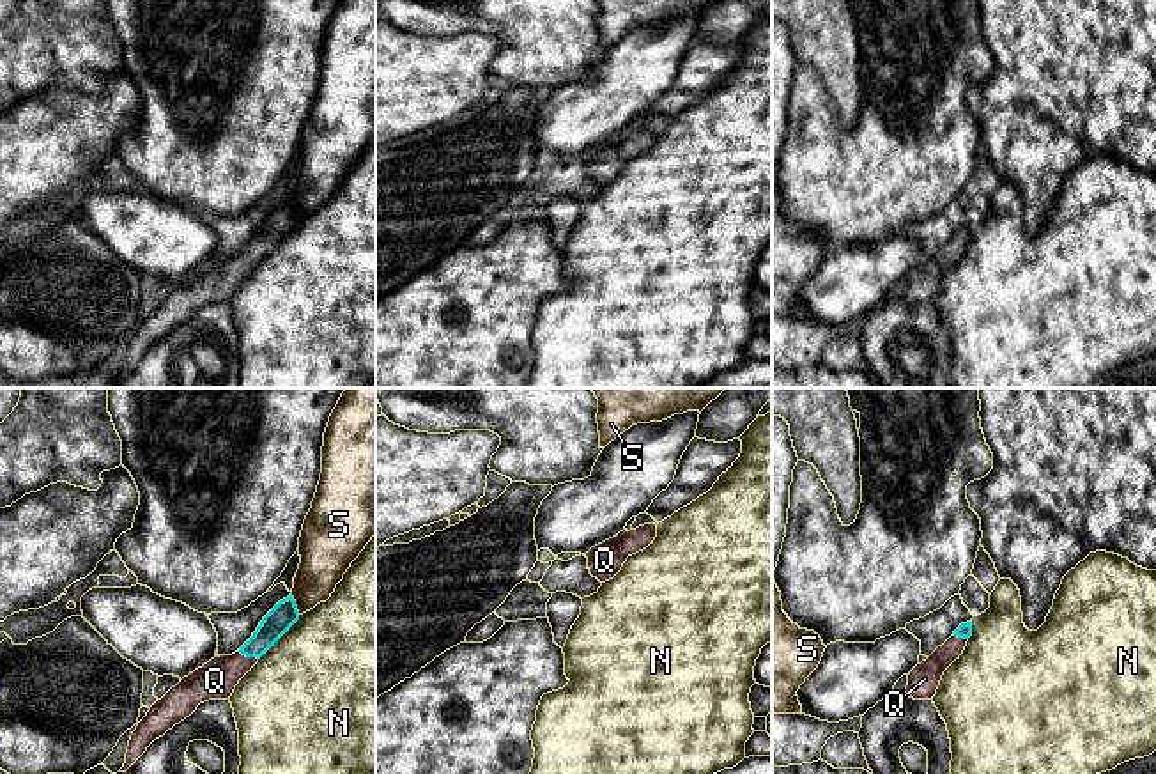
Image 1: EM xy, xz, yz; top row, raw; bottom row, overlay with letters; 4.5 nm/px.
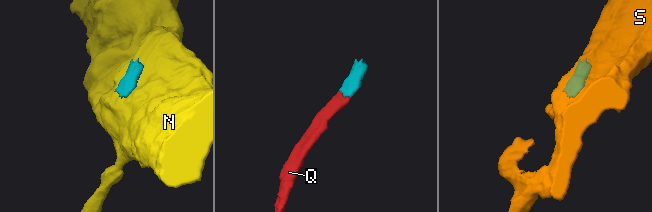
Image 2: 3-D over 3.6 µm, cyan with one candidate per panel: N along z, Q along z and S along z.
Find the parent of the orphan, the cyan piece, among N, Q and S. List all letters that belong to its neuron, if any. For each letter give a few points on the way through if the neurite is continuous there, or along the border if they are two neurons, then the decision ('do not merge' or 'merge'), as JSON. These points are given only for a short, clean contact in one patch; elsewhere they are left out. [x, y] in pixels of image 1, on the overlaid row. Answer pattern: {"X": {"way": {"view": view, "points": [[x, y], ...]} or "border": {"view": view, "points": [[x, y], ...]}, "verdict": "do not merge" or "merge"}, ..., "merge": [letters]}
{"N": {"verdict": "do not merge"}, "Q": {"way": {"view": "xy", "points": [[284, 615], [248, 656], [215, 681]]}, "verdict": "merge"}, "S": {"border": {"view": "xy", "points": [[291, 595], [300, 613]]}, "verdict": "do not merge"}, "merge": ["Q"]}

